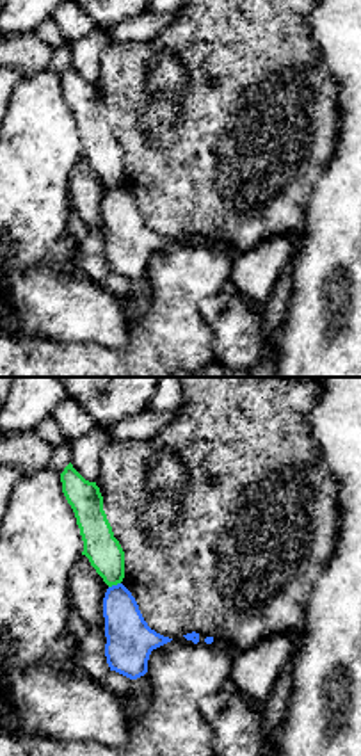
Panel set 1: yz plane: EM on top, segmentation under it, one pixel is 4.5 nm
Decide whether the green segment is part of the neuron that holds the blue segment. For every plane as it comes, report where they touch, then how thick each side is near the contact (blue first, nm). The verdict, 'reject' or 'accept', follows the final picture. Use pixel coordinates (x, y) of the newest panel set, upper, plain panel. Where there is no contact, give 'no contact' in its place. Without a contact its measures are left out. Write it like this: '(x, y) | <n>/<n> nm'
(114, 187) | 200/160 nm

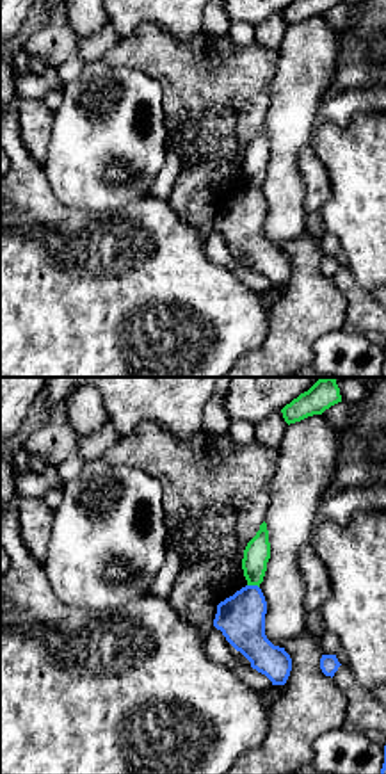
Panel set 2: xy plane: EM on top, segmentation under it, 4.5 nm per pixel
(253, 187) | 220/120 nm

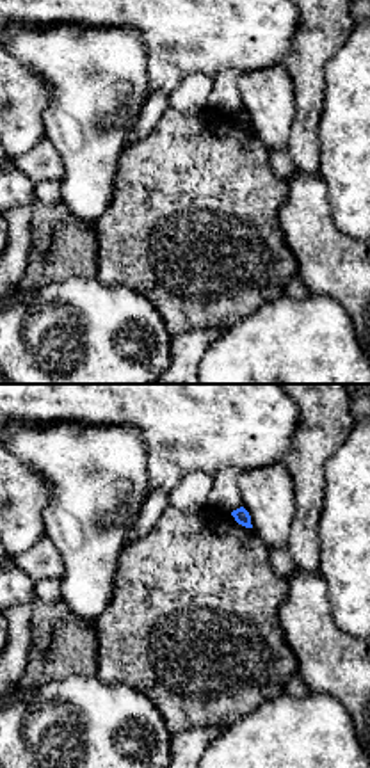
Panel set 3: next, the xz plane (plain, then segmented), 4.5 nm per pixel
no contact

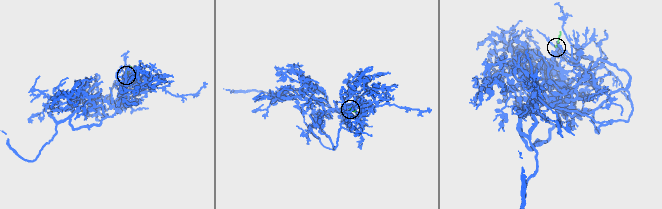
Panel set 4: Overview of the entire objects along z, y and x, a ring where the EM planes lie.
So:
reject

